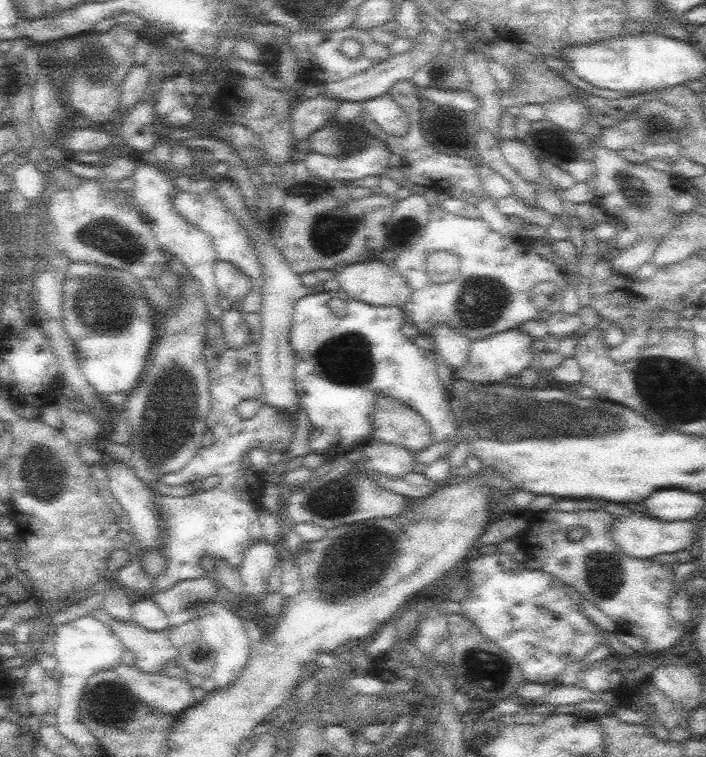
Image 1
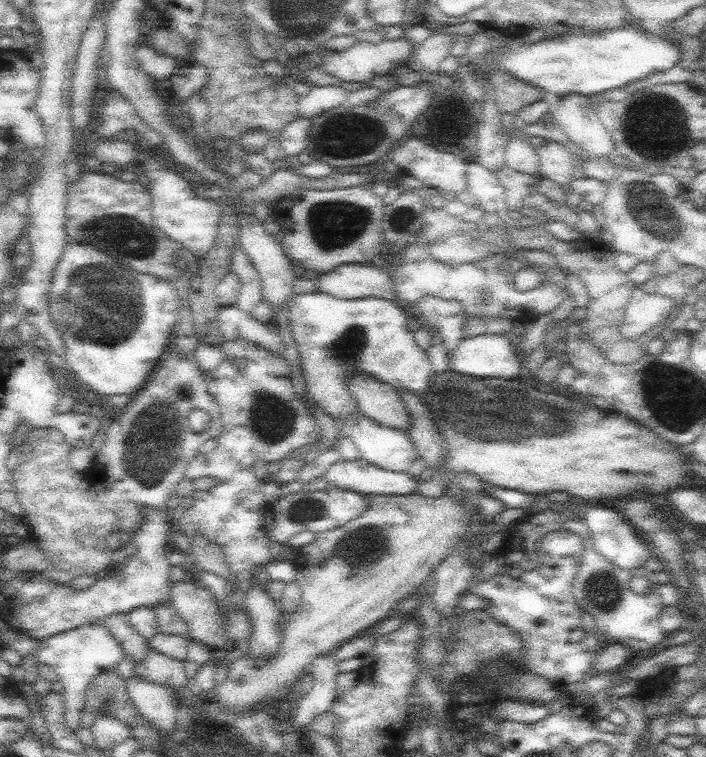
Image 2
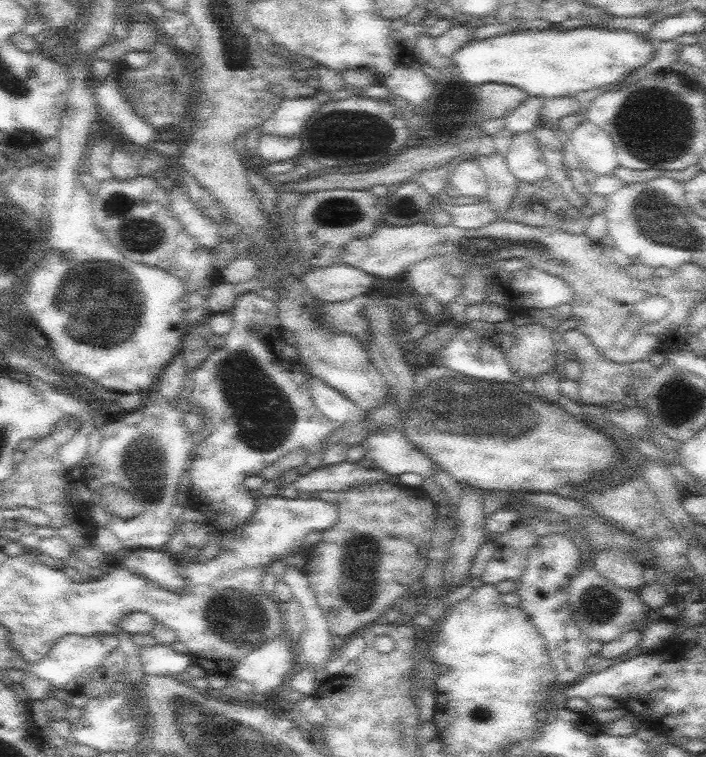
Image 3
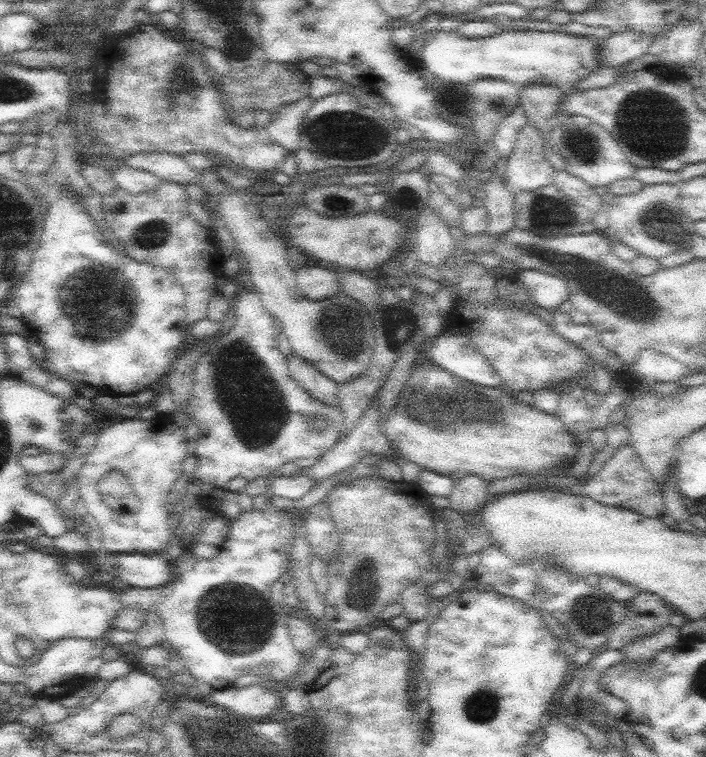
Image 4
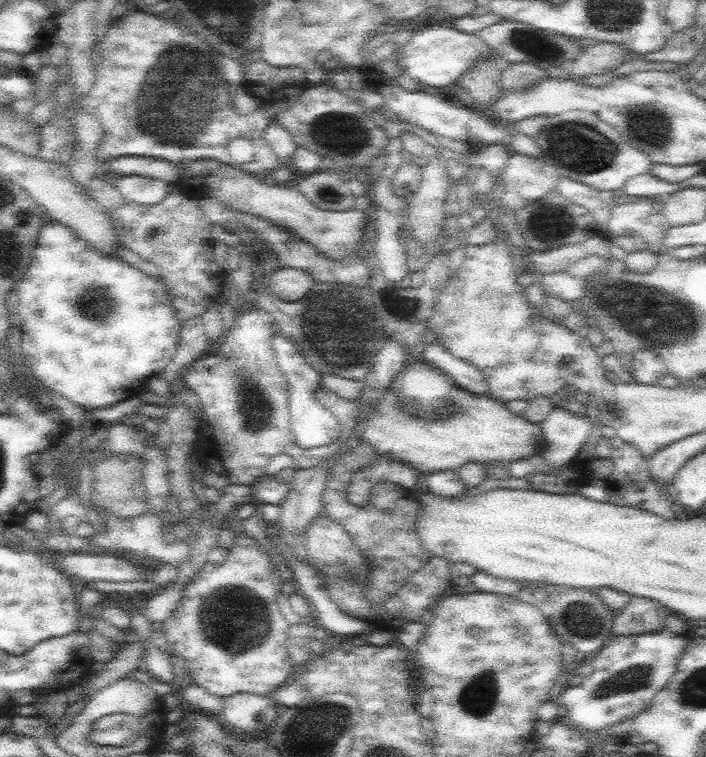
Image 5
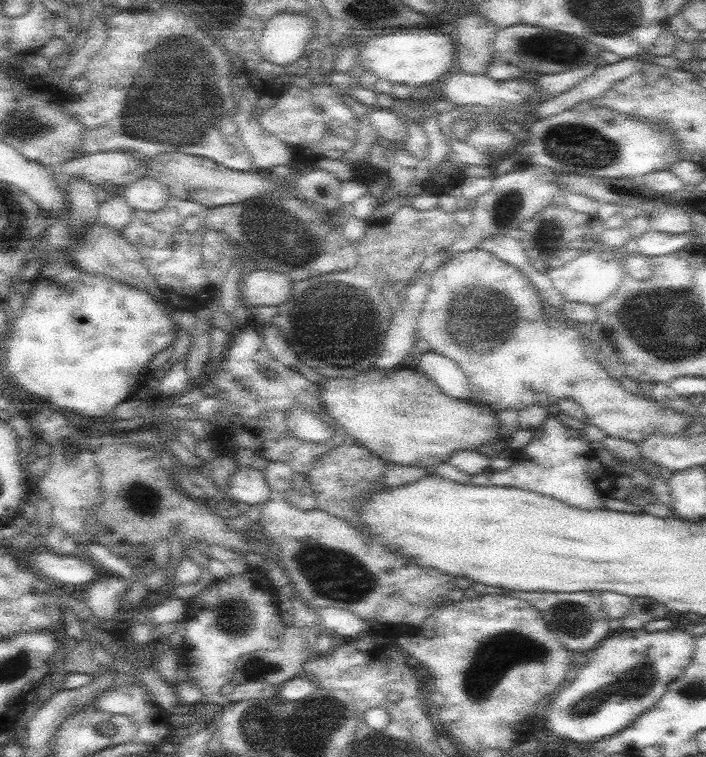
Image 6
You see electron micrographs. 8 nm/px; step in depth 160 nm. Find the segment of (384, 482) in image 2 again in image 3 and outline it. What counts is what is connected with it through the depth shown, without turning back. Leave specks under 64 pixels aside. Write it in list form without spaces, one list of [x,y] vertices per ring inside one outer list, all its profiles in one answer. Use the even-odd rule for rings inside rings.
[[[344,461],[336,465],[320,466],[311,472],[300,475],[291,486],[300,492],[309,492],[317,495],[326,490],[340,494],[359,484],[372,484],[373,482],[389,482],[400,484],[398,475],[392,476],[385,470],[366,468],[358,462]]]

